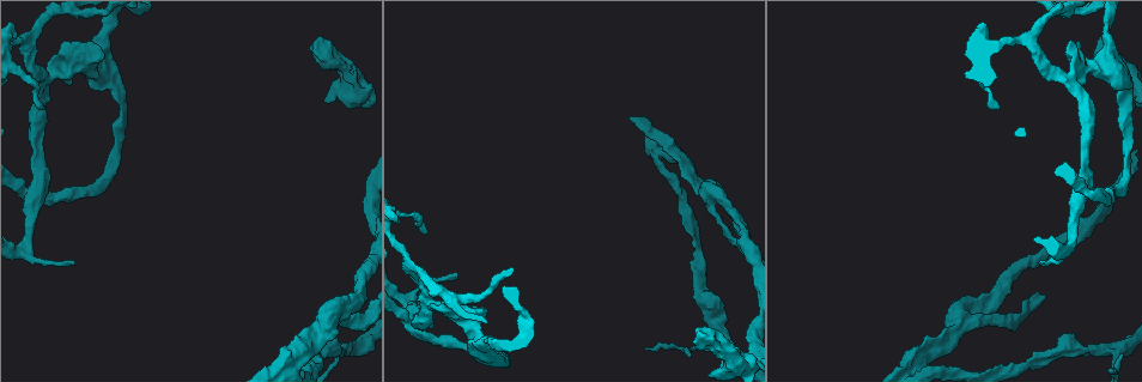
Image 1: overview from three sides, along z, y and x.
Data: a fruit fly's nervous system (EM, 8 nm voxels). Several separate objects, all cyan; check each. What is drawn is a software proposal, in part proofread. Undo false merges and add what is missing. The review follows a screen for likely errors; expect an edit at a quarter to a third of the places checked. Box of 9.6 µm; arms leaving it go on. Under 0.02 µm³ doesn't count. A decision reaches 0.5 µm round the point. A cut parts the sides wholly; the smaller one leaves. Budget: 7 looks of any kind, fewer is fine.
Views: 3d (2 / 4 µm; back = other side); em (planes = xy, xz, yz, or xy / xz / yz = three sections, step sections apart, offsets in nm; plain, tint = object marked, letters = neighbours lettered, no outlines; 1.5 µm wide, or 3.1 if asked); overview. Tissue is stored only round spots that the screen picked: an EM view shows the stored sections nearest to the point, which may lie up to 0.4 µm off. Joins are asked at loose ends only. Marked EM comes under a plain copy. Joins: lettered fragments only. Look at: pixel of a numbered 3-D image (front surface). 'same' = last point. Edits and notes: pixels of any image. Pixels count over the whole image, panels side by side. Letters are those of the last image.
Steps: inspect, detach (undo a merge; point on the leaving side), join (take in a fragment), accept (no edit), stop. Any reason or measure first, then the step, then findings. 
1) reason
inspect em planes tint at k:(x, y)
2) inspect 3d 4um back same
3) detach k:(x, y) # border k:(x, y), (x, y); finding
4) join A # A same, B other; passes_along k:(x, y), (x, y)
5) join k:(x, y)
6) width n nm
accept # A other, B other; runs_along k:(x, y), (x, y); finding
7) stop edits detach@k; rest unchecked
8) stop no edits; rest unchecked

branch point
inspect em planes letters at 1:(1106, 350)

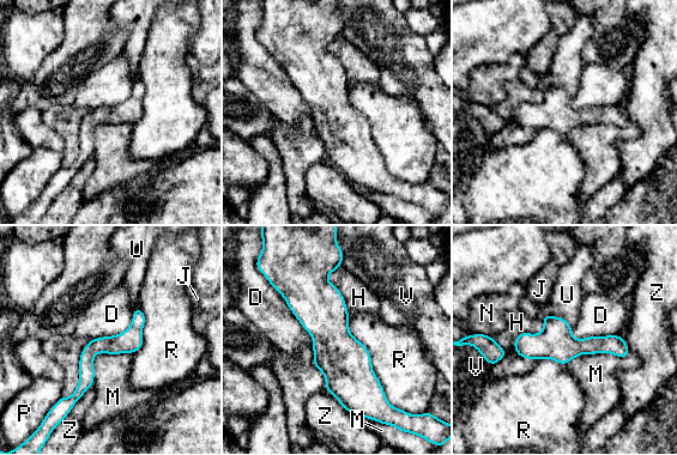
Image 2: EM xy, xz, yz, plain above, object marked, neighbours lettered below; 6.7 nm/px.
accept # D other, H other, J other, M other, N other, P other, R other, U other, V other, Z other; border 2:(273, 286), (310, 335), (312, 346); one cell here

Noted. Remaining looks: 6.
three-way junction
inspect em xz step 4 tint at 1:(93, 68)

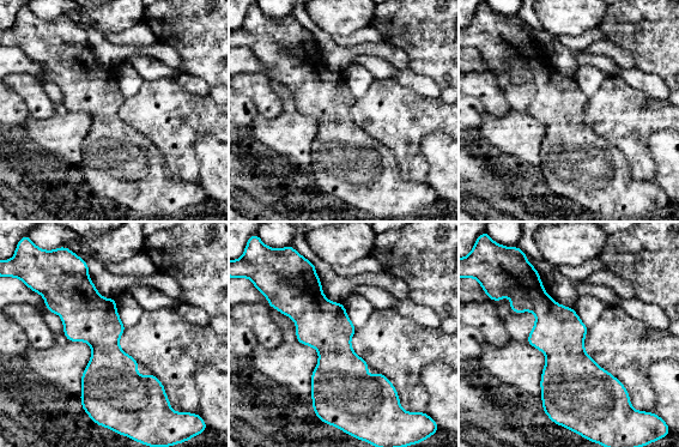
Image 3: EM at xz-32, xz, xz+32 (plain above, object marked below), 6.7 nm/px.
another direction
inspect em planes letters same

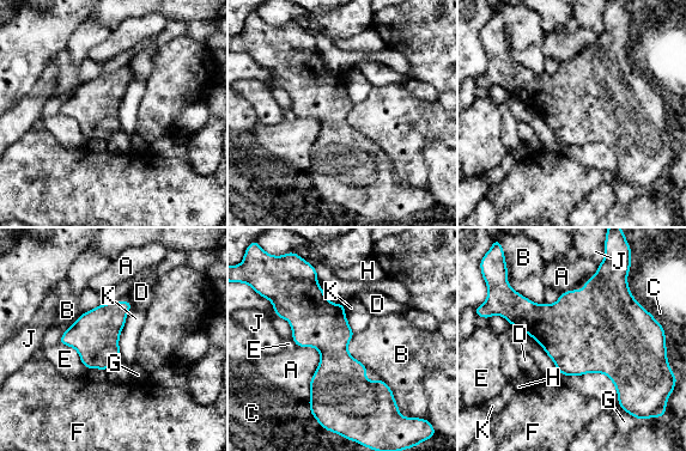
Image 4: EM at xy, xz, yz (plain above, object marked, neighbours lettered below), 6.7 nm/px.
accept # A other, B other, C other, D other, E other, F other, G other, H other, J other, K other; border 4:(353, 334), (347, 351), (366, 366); continuous, no second cell

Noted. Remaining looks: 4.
tapers out
inspect em planes letters at 1:(996, 109)

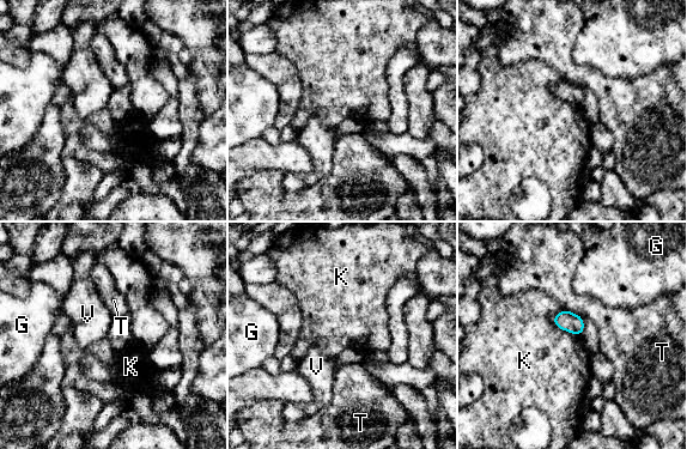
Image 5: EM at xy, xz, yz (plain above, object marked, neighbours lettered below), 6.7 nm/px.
accept # G other, K other, T other, V other; border 5:(553, 316), (558, 327), (579, 335); no lettered fragment goes on from it

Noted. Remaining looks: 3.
stop no edits; rest unchecked

